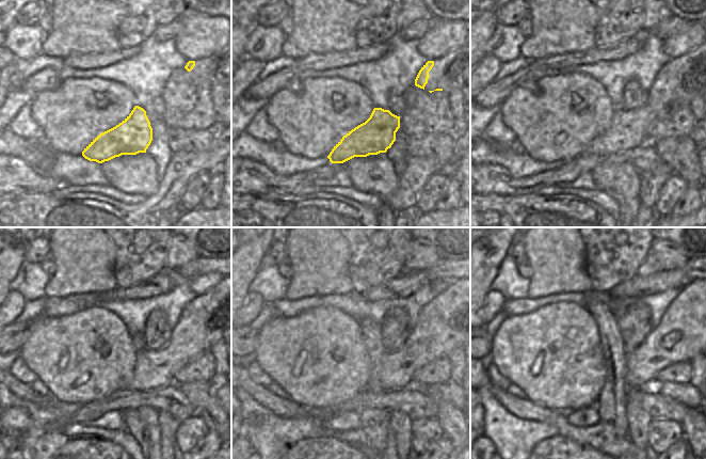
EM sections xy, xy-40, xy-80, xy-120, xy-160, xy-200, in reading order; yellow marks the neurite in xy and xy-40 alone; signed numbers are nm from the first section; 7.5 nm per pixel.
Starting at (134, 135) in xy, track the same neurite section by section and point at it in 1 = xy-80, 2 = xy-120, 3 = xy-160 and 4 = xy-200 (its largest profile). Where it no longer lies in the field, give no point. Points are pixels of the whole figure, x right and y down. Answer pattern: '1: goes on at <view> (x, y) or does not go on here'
1: goes on at xy-80 (628, 129)
2: goes on at xy-120 (154, 368)
3: goes on at xy-160 (398, 367)
4: goes on at xy-200 (643, 364)

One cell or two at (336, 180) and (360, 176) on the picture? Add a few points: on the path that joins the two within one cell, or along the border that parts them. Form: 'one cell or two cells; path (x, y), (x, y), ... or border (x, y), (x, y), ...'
two cells; border (339, 163), (352, 186)

